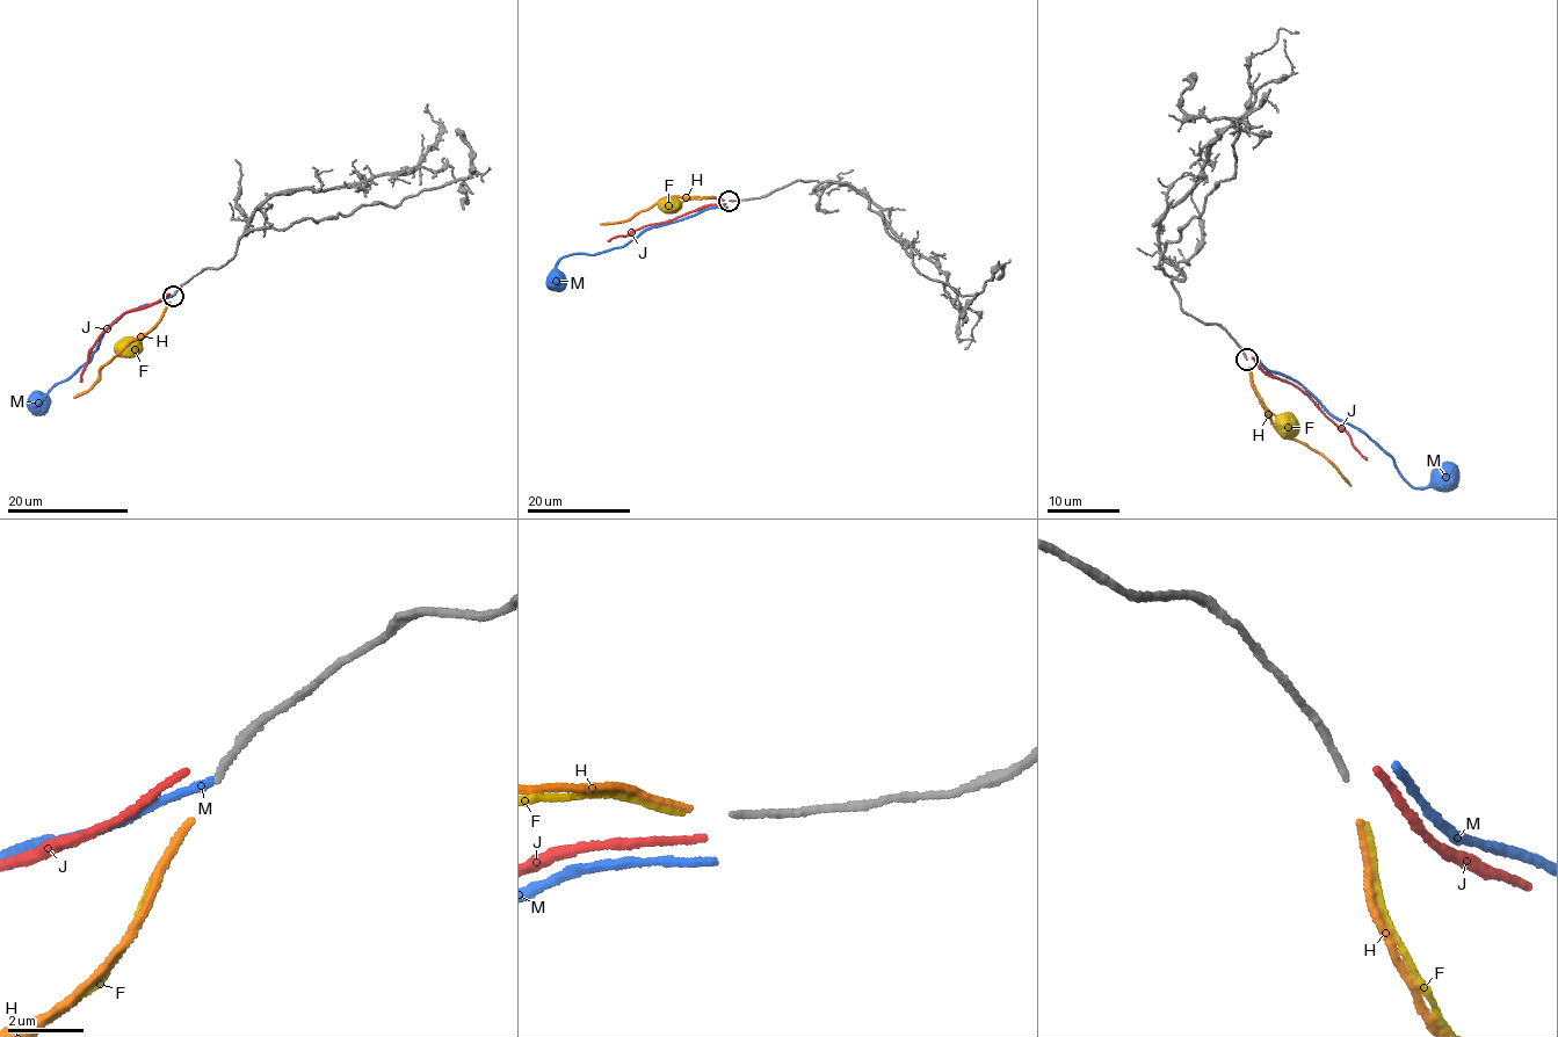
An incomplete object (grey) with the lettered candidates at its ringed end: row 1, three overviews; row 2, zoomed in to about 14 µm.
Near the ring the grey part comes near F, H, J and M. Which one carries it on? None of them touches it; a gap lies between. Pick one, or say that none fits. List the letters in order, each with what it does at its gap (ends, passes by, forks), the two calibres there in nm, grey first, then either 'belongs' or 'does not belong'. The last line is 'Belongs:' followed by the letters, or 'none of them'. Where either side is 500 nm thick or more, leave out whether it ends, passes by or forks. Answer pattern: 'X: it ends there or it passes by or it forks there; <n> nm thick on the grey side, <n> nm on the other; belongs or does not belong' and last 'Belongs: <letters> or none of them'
F: it ends there; 190 nm thick on the grey side, 150 nm on the other; does not belong
H: it ends there; 190 nm thick on the grey side, 200 nm on the other; does not belong
J: it ends there; 190 nm thick on the grey side, 200 nm on the other; does not belong
M: it ends there; 190 nm thick on the grey side, 220 nm on the other; does not belong
Belongs: none of them

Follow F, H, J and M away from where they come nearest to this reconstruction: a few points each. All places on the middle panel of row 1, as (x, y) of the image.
F: (723, 201), (702, 197), (672, 203)
H: (724, 200), (668, 196), (623, 220), (600, 224)
J: (725, 203), (608, 241)
M: (727, 207), (701, 210), (651, 226), (621, 246), (594, 255), (564, 256), (557, 265), (558, 280)

